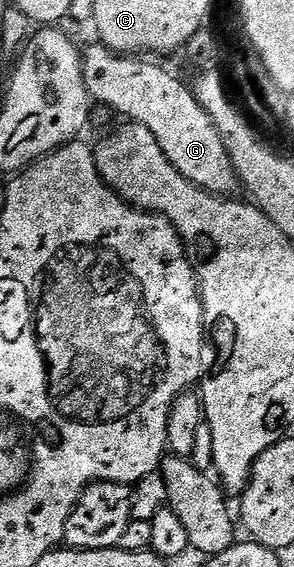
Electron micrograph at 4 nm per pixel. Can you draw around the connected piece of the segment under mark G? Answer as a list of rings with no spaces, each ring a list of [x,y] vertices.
[[[95,42],[91,49],[82,53],[85,86],[92,101],[108,104],[123,118],[130,118],[136,124],[144,124],[157,138],[157,146],[165,150],[165,158],[177,166],[179,173],[198,188],[214,192],[217,196],[227,196],[241,181],[213,126],[213,118],[199,105],[194,91],[187,88],[167,68],[150,64],[150,59],[135,54],[112,52],[101,42]]]

